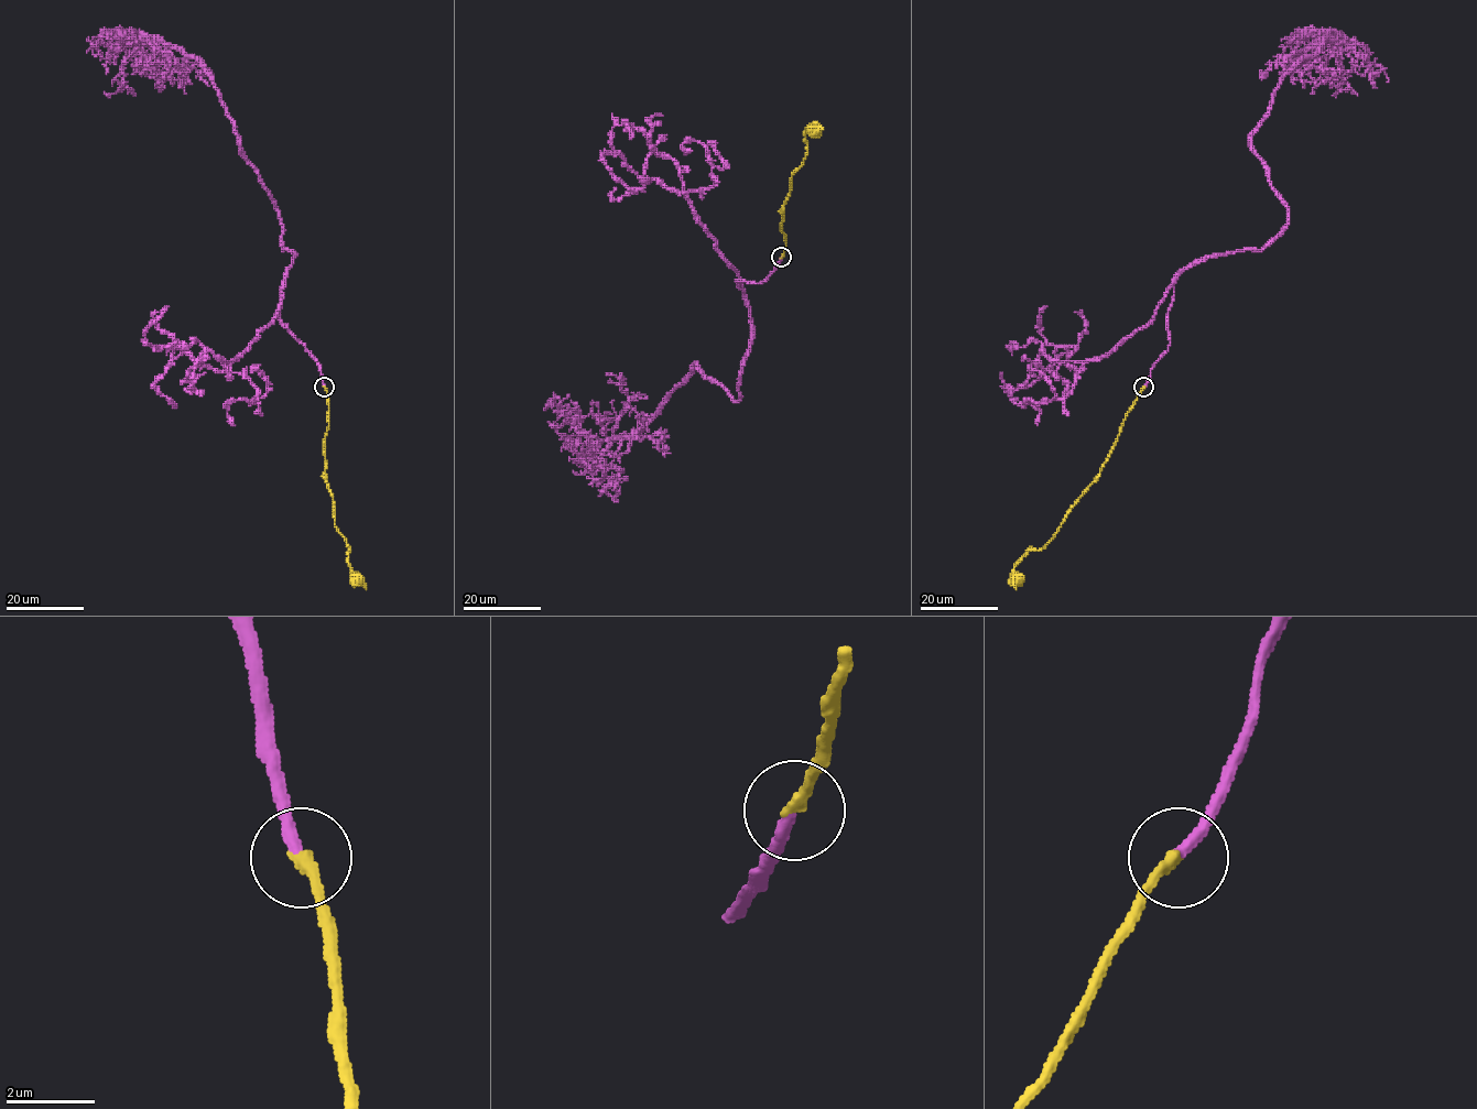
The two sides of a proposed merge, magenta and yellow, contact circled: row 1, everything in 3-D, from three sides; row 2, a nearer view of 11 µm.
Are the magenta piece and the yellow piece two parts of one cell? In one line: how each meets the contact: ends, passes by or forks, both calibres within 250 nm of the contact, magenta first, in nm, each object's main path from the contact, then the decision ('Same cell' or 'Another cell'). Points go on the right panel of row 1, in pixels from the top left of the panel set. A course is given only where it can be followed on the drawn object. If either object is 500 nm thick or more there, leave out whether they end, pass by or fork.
At the ring magenta ends. At the ring yellow ends. Thickness 260 nm (magenta) against 280 nm. Course of magenta: (1144, 387), (1175, 279), (1288, 223), (1251, 144), (1279, 83), (1337, 41), (1387, 83). Course of yellow: (1144, 387), (1098, 477), (1042, 548), (1031, 548), (1018, 562), (1016, 579). Another cell

